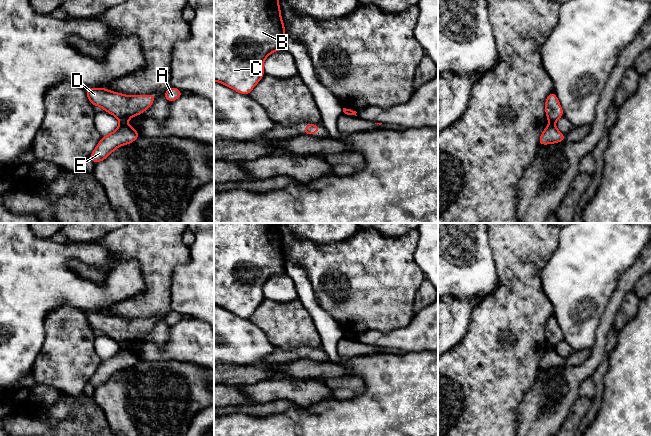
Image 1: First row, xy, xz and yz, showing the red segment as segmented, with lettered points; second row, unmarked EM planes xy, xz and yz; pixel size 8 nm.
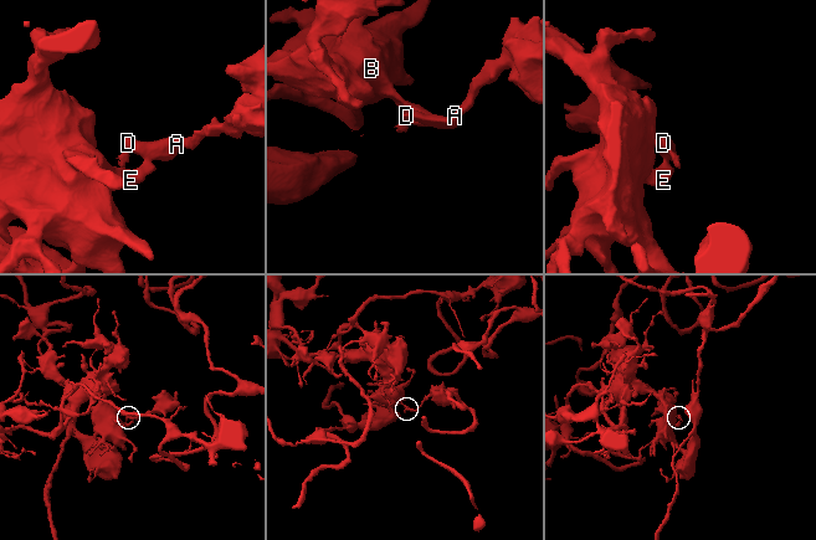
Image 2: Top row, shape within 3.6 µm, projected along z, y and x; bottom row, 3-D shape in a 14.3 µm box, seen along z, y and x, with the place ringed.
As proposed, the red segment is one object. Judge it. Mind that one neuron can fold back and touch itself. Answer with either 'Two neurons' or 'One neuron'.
Two neurons

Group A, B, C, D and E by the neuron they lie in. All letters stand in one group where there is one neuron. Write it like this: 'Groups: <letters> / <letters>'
Groups: A D / B C E

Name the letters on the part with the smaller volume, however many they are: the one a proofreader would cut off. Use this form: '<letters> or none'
A, D

